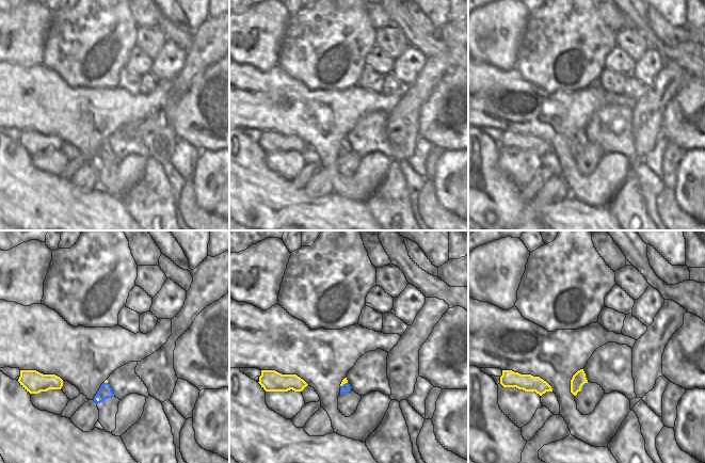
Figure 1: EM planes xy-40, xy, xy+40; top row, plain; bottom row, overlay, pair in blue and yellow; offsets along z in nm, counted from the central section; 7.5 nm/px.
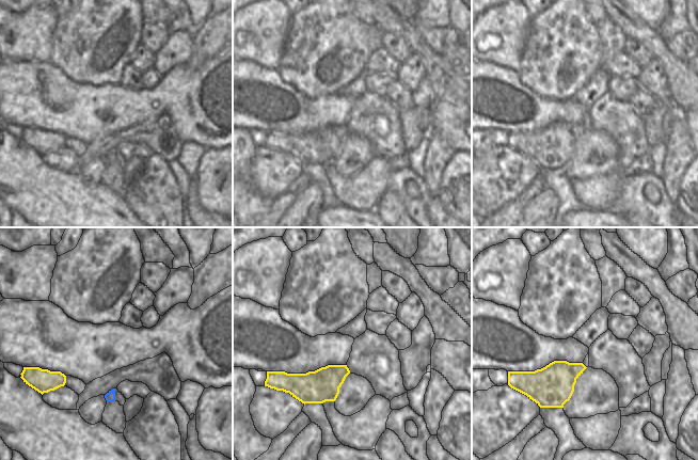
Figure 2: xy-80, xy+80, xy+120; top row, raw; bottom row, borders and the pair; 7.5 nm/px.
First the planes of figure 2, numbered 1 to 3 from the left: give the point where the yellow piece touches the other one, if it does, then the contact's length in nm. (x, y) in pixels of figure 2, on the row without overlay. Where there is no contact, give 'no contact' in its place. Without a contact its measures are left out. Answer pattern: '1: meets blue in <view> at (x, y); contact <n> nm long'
1: no contact
2: no contact
3: no contact

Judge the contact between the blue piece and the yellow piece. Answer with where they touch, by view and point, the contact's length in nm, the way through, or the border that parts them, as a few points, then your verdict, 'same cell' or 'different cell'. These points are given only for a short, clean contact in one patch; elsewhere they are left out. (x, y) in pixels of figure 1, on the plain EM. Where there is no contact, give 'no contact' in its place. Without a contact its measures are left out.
xy (343, 145) | 60 nm | across xy (346, 148), (343, 145), (345, 141) | same cell

